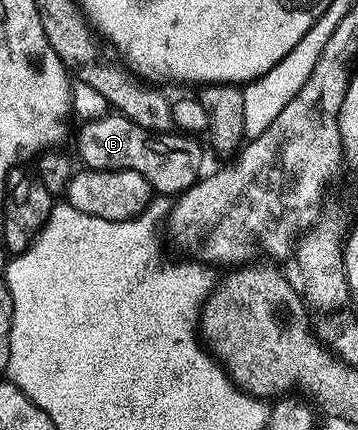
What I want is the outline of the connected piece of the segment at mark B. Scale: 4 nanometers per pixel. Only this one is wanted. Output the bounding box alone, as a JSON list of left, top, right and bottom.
[76,112,201,196]

